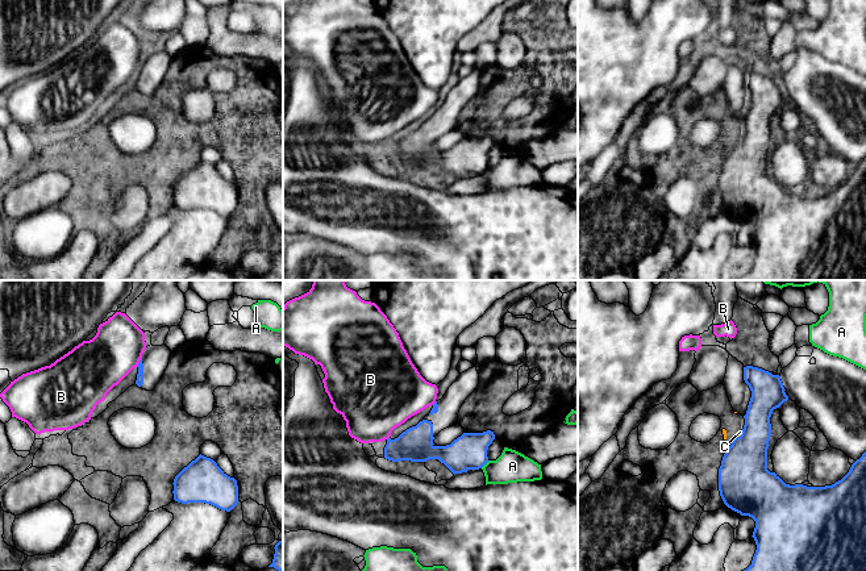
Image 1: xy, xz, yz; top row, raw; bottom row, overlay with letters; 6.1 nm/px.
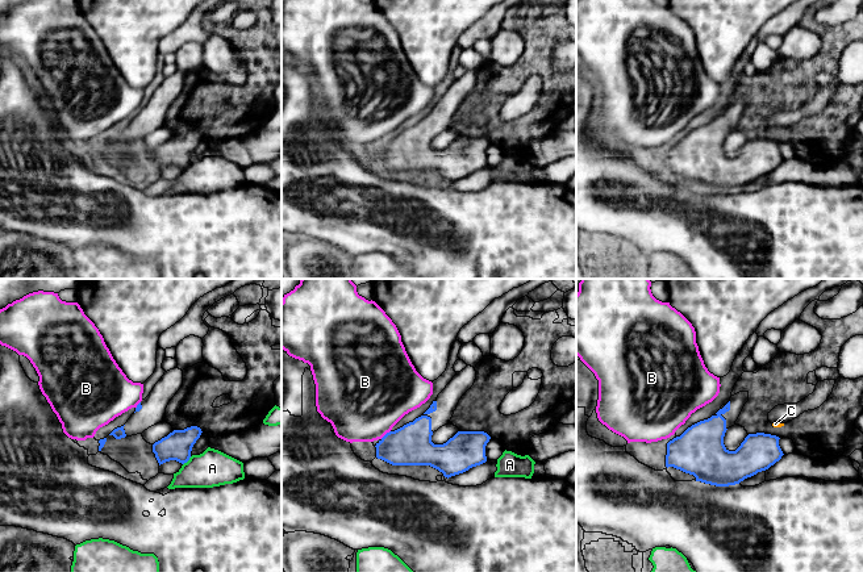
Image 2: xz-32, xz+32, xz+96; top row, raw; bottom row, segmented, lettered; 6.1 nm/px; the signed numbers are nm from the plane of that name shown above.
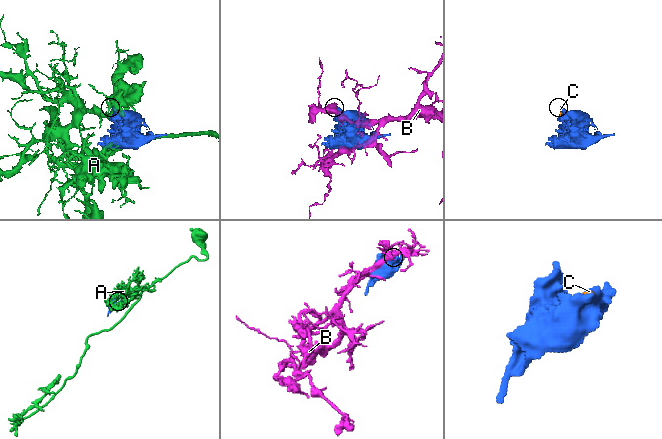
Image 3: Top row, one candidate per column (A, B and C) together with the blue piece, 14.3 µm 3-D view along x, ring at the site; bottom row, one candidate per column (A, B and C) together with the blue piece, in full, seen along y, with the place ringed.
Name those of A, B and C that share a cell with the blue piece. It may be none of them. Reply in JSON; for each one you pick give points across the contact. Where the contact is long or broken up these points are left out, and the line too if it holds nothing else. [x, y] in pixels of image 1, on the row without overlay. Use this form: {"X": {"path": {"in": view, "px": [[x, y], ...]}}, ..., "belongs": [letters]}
{"belongs": []}

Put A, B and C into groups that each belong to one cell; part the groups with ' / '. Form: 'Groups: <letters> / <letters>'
Groups: A / B / C

